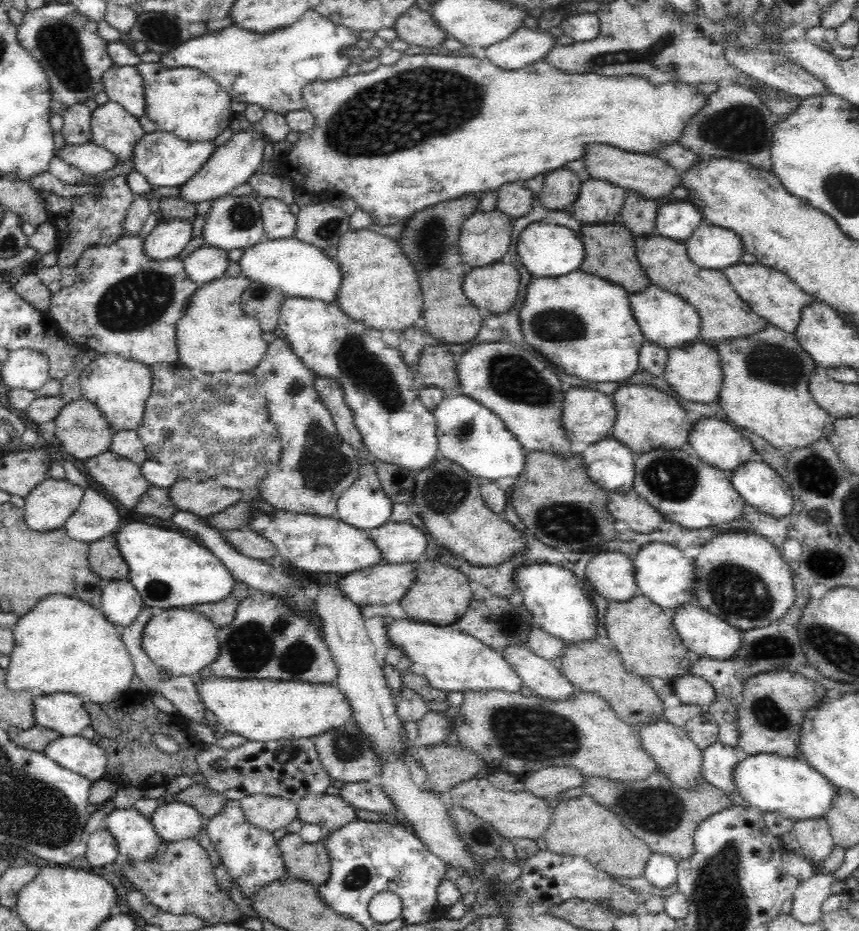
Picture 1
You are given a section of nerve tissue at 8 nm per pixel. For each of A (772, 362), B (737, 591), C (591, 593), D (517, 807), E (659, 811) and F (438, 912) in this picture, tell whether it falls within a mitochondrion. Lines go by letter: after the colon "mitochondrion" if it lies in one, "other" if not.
A: mitochondrion
B: mitochondrion
C: other
D: other
E: mitochondrion
F: other

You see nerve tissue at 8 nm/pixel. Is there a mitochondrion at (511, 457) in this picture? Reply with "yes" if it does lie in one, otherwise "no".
no

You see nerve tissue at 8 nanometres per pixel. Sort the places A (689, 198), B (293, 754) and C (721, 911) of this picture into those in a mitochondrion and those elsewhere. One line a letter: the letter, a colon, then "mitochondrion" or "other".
A: other
B: mitochondrion
C: mitochondrion

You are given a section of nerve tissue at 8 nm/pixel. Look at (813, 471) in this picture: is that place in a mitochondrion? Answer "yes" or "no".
yes

